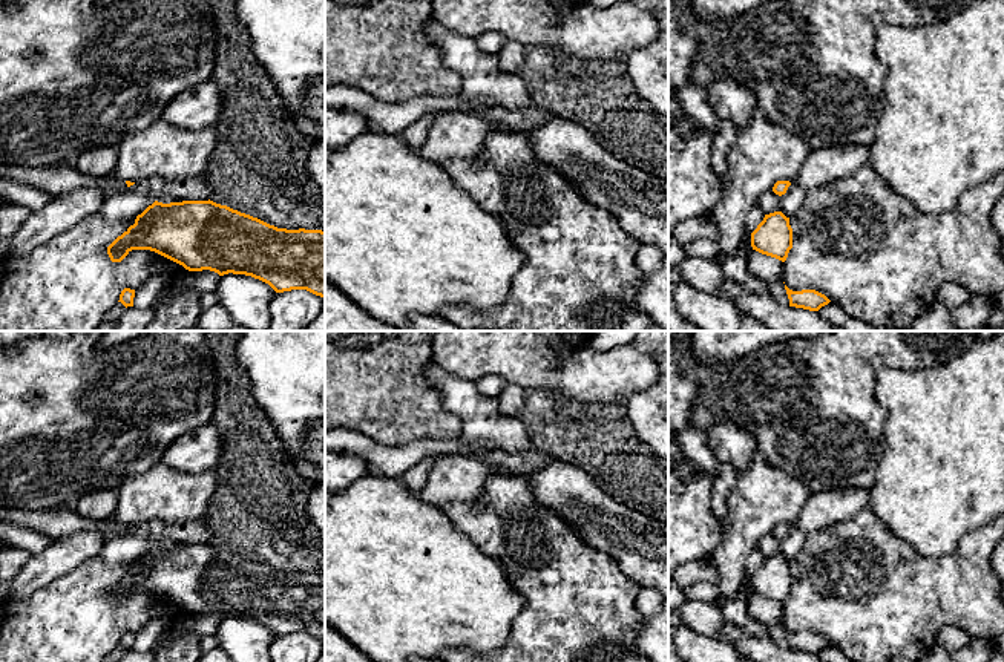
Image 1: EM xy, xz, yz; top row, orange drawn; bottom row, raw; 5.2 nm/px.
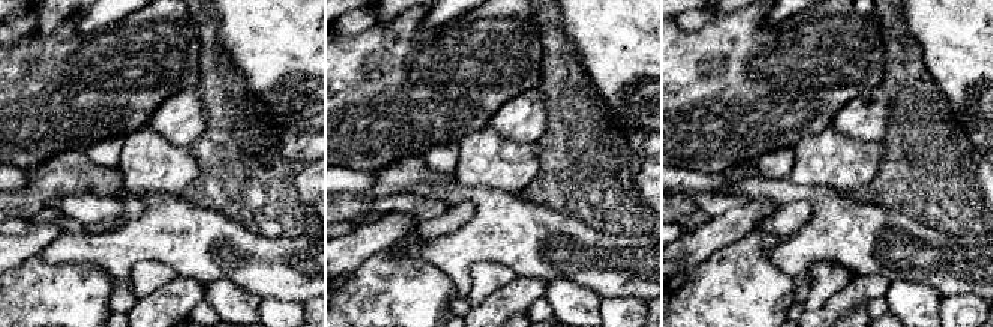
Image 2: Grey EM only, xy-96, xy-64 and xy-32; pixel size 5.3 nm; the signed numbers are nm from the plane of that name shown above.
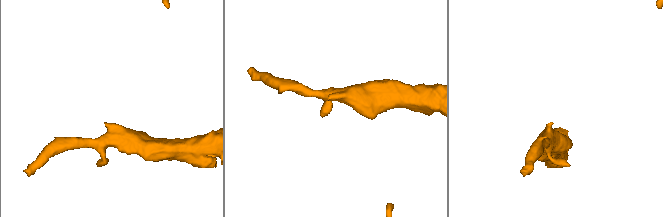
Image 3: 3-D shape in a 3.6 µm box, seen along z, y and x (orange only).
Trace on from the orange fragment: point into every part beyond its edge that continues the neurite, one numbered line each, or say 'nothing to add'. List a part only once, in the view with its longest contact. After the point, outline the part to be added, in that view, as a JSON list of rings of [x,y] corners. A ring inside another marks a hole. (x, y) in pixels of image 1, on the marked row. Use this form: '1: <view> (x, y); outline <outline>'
1: xy (54, 181); outline [[[66,164],[57,167],[0,166],[0,178],[32,185],[51,196],[92,185],[103,188],[107,196],[127,188],[126,181],[120,178],[83,175]]]

